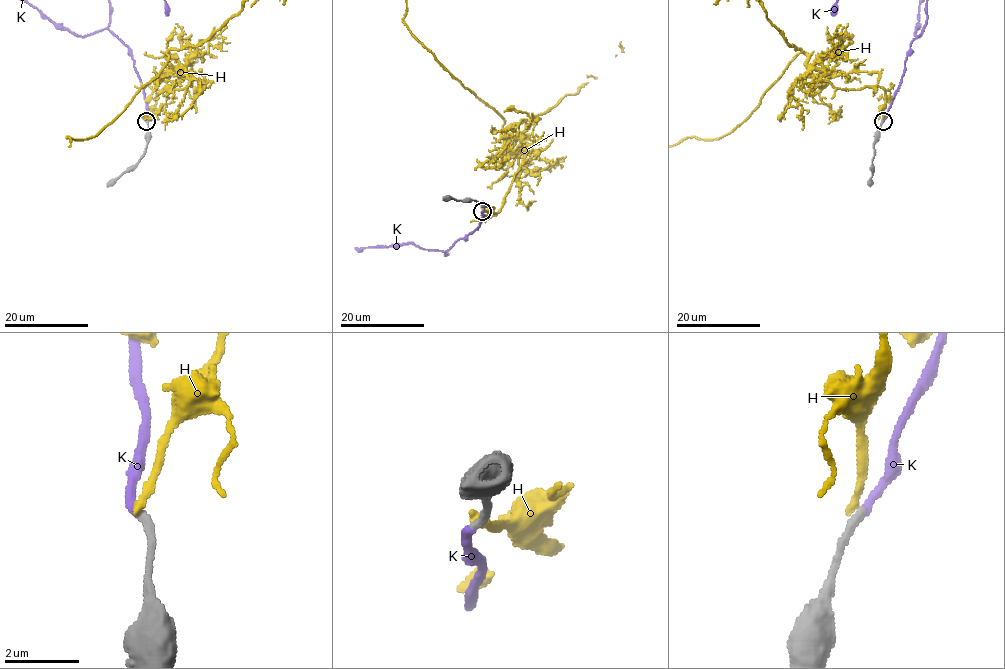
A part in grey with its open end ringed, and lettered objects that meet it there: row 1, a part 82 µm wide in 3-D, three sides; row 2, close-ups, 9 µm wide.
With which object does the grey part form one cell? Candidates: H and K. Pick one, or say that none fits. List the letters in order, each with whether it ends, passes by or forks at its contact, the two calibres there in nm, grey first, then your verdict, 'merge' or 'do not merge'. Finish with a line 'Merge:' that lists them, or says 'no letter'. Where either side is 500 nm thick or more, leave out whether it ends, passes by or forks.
H: it ends; calibres 240 and 200 nm; do not merge
K: it ends; calibres 240 and 200 nm; merge
Merge: K

